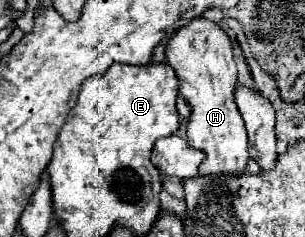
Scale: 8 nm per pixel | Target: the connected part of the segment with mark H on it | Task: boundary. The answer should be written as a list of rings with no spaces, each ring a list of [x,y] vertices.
[[[195,18],[189,26],[177,30],[167,40],[167,64],[177,72],[181,94],[193,108],[187,124],[189,146],[207,154],[205,162],[199,166],[199,176],[241,176],[245,172],[249,152],[245,124],[235,104],[237,66],[229,36],[215,22]]]

